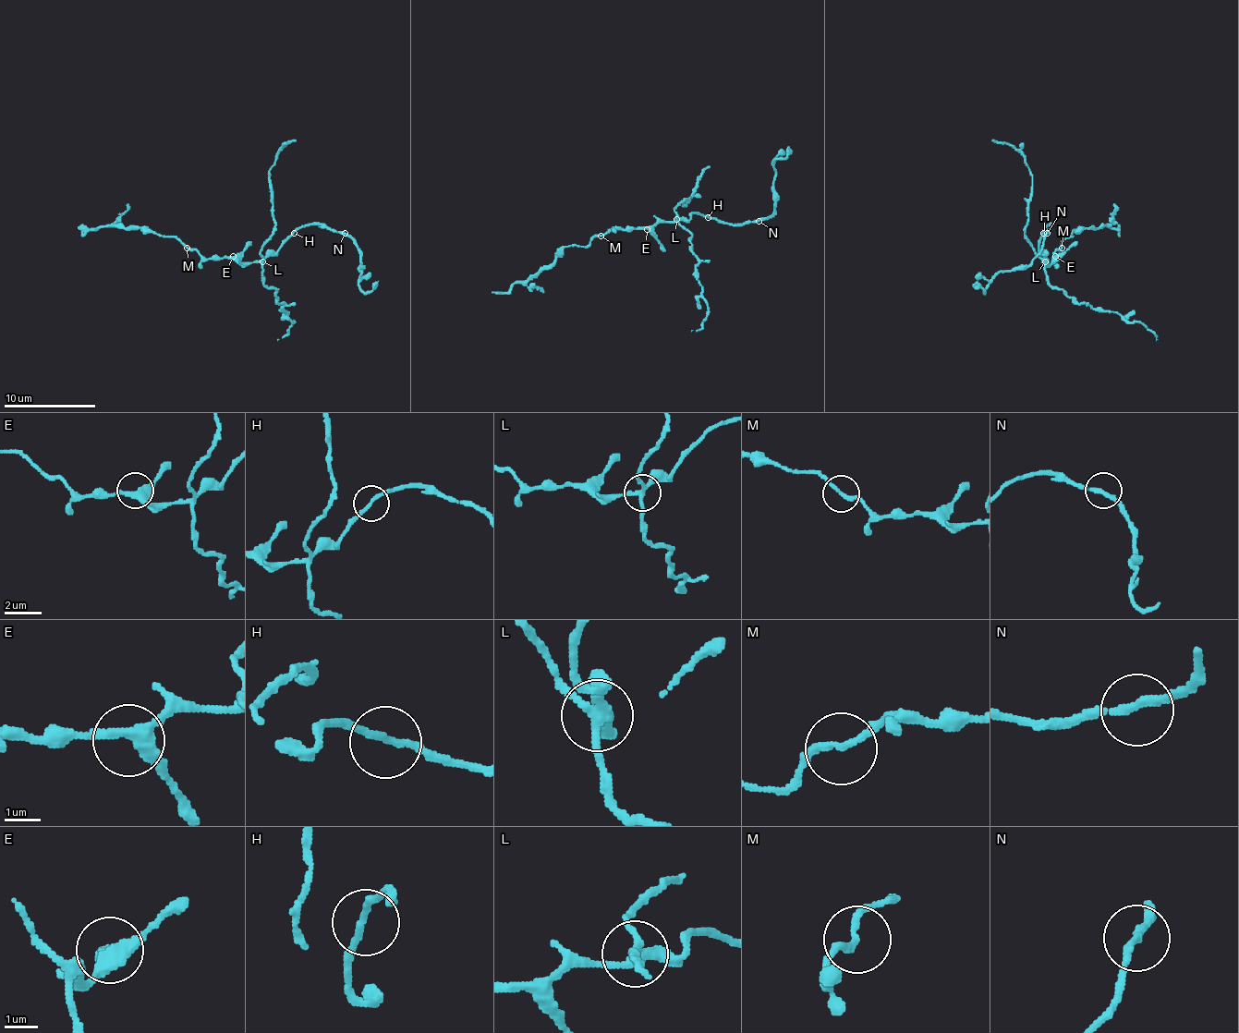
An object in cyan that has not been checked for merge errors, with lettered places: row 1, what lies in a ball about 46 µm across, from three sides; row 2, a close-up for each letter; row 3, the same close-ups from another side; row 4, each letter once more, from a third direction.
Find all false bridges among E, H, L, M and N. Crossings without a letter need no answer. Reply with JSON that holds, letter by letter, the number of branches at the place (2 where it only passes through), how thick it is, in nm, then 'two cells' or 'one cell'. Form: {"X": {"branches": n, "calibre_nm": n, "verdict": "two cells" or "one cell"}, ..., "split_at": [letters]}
{"E": {"branches": 3, "calibre_nm": 360, "verdict": "one cell"}, "H": {"branches": 2, "calibre_nm": 190, "verdict": "one cell"}, "L": {"branches": 4, "calibre_nm": 280, "verdict": "two cells"}, "M": {"branches": 2, "calibre_nm": 190, "verdict": "two cells"}, "N": {"branches": 2, "calibre_nm": 200, "verdict": "one cell"}, "split_at": ["L", "M"]}

